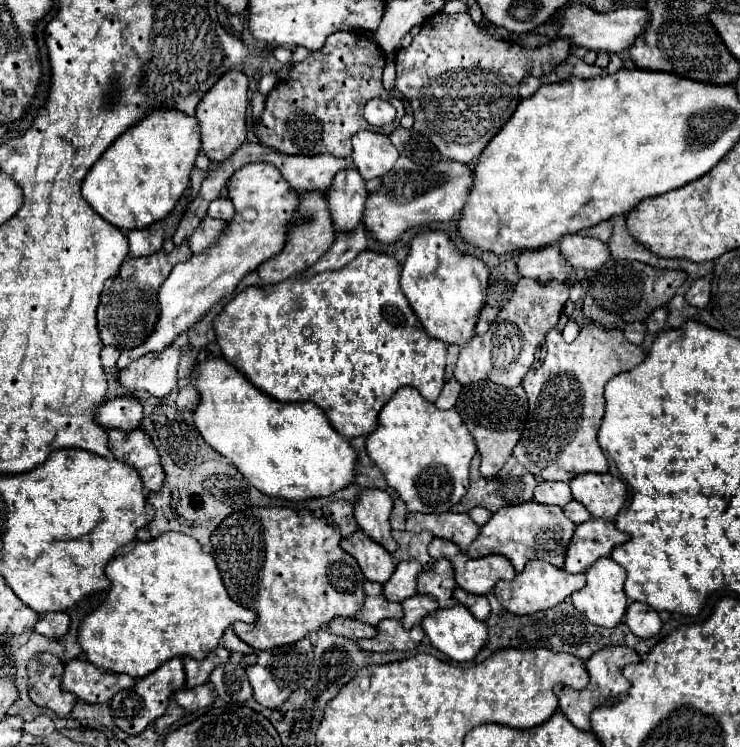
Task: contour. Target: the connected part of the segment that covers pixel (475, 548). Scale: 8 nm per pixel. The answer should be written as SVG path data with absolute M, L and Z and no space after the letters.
M522 502L522 504L514 504L514 506L504 506L490 516L490 520L484 524L484 528L480 528L478 538L470 544L466 554L470 558L502 554L502 556L510 558L516 572L520 572L524 568L524 564L534 558L546 560L560 568L564 562L564 548L568 546L574 528L576 528L576 524L564 516L560 506L544 506L538 502Z

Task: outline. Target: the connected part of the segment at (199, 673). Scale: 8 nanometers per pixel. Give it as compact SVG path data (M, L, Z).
M218 646L216 650L212 650L204 660L194 660L190 656L184 656L184 670L186 670L186 686L200 686L204 682L208 682L210 672L218 666L228 662L230 652L224 650L224 646Z

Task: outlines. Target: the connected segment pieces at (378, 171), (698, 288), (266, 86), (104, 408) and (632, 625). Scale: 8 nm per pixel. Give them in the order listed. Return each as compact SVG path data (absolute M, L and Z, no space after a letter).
M360 130L354 134L352 144L354 144L352 160L364 180L384 176L386 172L392 170L392 166L398 160L398 150L384 134Z
M698 278L686 292L686 300L688 304L696 306L696 308L704 308L710 300L710 282L706 278Z
M266 74L262 80L260 80L260 86L258 86L258 92L262 94L262 96L268 96L272 90L274 90L274 86L278 84L278 78L276 78L276 74Z
M128 396L128 398L114 398L104 402L96 410L96 424L100 424L104 430L122 430L122 432L132 432L140 428L142 420L142 404Z
M630 602L628 610L626 610L626 624L636 636L650 638L650 636L658 634L662 620L660 620L658 612L654 612L650 606L646 606L642 602Z

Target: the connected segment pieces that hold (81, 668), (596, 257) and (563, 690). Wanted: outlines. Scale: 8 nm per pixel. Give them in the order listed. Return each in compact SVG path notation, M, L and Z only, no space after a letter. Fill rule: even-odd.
M74 658L66 664L62 676L62 690L68 690L88 704L108 702L116 692L134 686L134 678L128 674L114 674L100 670L88 660Z
M566 234L558 240L562 258L574 266L584 270L596 270L608 260L608 248L604 242L596 238L586 238L580 234Z
M606 646L602 650L598 650L596 654L592 654L588 660L586 660L586 670L590 674L590 682L584 690L572 690L568 686L562 686L558 684L556 686L556 696L560 700L560 710L566 714L566 718L580 730L590 730L590 714L596 706L604 704L608 698L614 698L614 696L620 696L624 692L628 692L630 688L630 682L622 676L622 668L626 664L632 664L632 662L640 662L640 656L636 654L636 650L628 648L628 646Z

